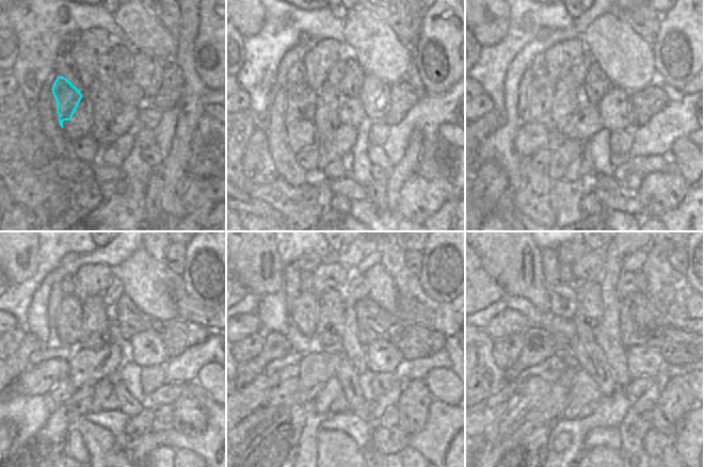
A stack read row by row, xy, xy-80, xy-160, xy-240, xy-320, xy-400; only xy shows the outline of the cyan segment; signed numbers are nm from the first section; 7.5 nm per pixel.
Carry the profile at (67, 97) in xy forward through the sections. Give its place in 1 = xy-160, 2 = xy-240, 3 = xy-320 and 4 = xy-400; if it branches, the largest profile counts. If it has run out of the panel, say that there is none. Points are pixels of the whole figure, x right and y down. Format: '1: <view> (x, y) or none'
1: xy-160 (541, 90)
2: xy-240 (68, 318)
3: xy-320 (305, 310)
4: xy-400 (546, 299)

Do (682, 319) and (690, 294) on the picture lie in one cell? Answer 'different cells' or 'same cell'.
same cell

